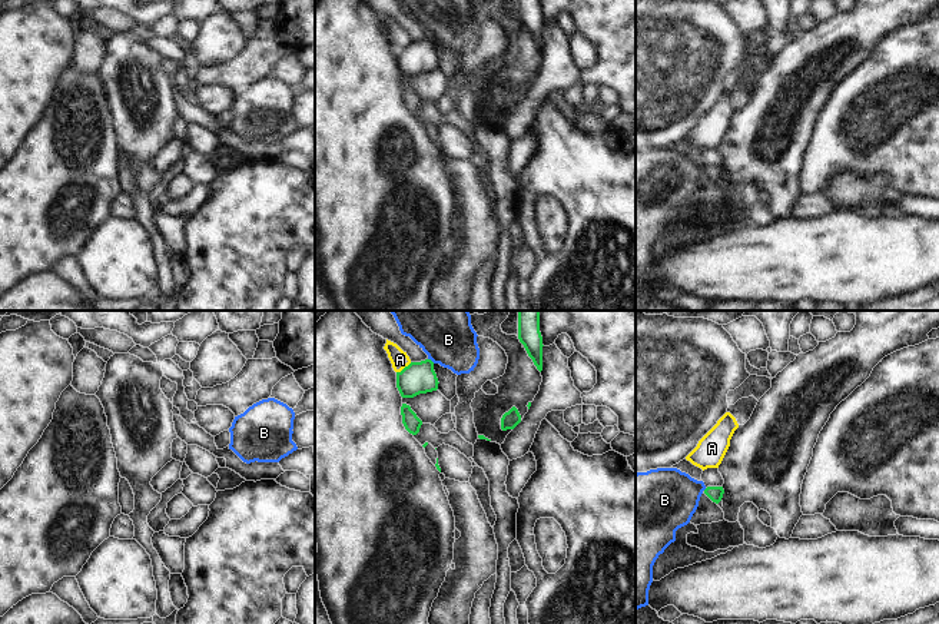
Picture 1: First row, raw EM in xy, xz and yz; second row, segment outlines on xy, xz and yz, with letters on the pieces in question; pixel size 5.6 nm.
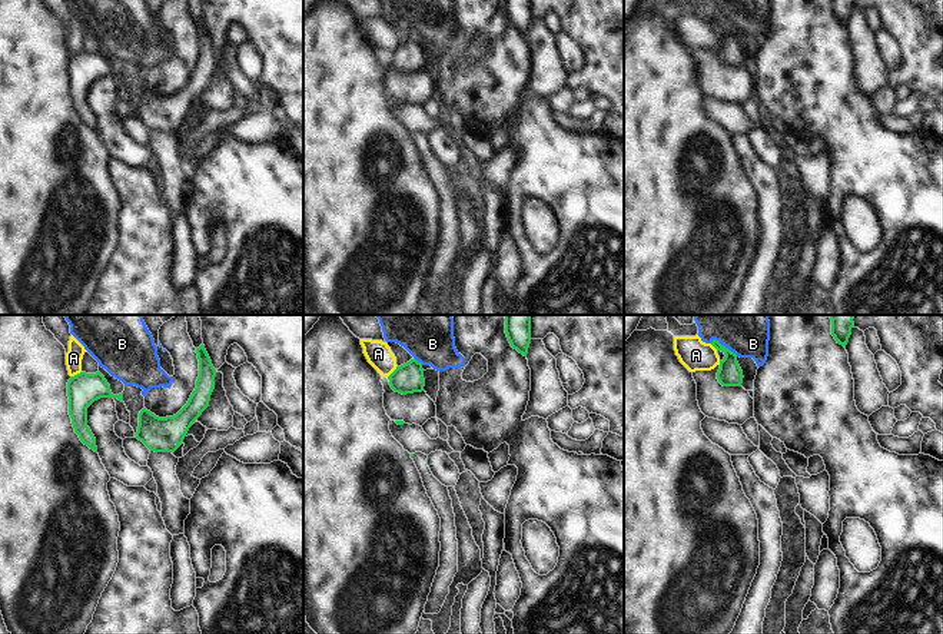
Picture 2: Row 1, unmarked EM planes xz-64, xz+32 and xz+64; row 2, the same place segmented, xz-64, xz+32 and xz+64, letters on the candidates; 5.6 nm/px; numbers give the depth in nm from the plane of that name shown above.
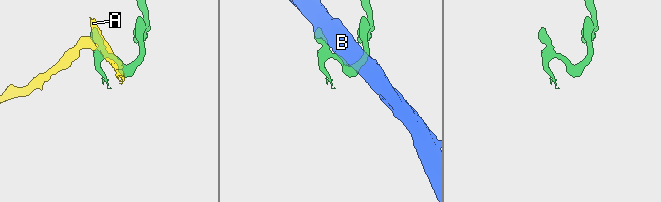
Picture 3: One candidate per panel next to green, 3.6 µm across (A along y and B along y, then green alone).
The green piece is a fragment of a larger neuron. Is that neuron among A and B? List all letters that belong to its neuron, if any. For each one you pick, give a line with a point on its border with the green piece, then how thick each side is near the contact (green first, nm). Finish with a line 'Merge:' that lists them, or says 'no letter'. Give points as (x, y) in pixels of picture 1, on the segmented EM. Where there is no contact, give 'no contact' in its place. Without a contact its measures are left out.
Merge: no letter

